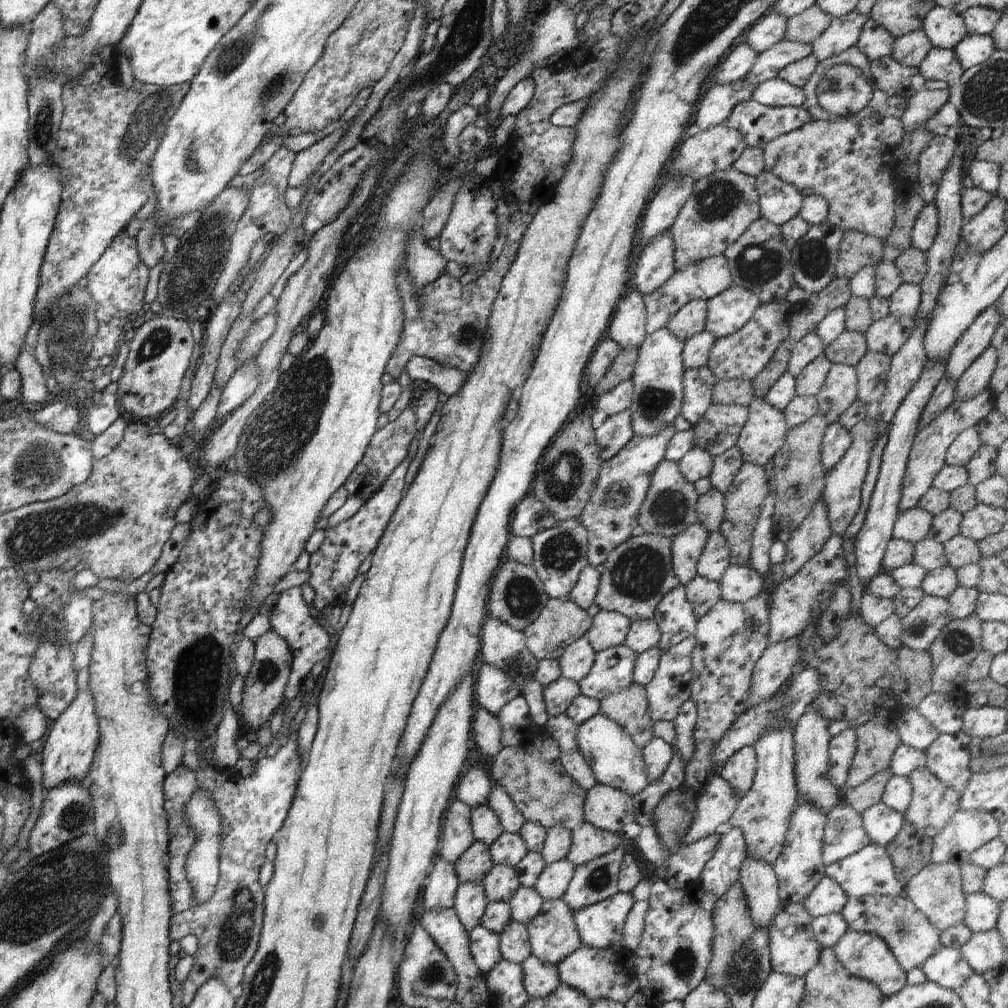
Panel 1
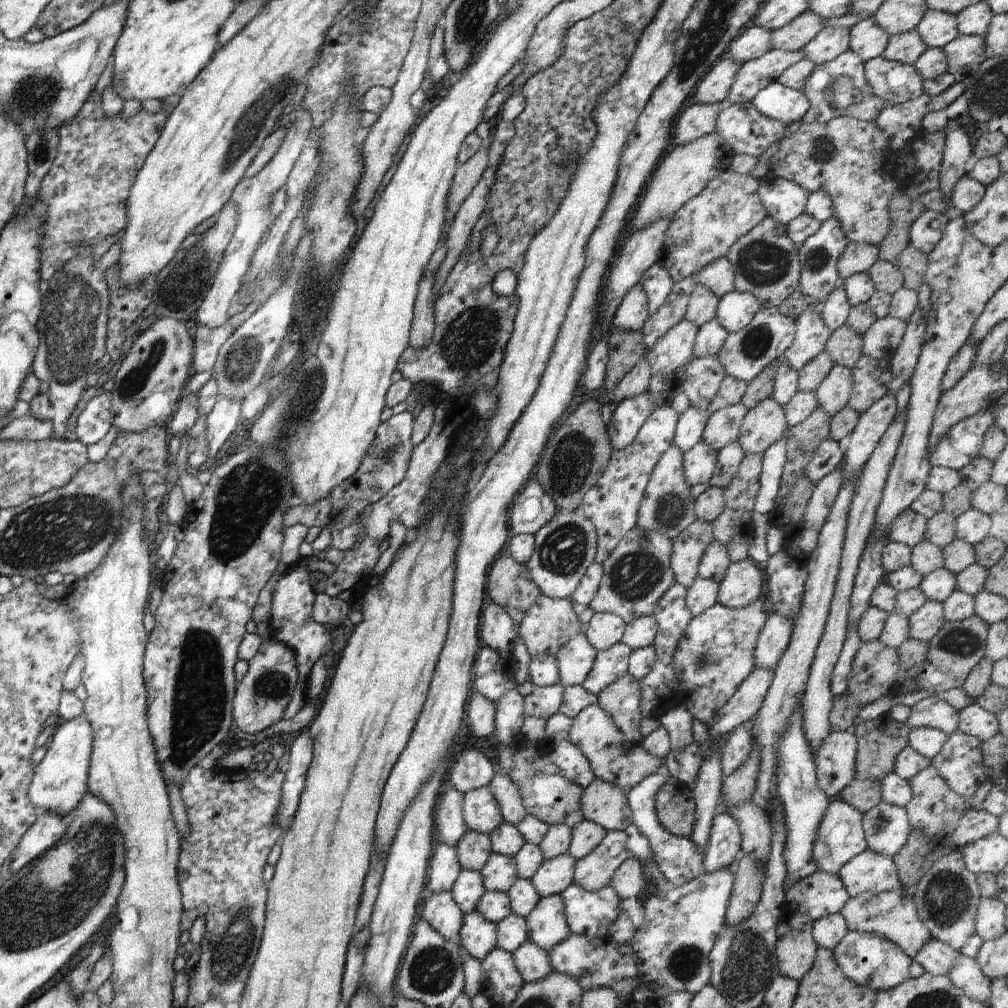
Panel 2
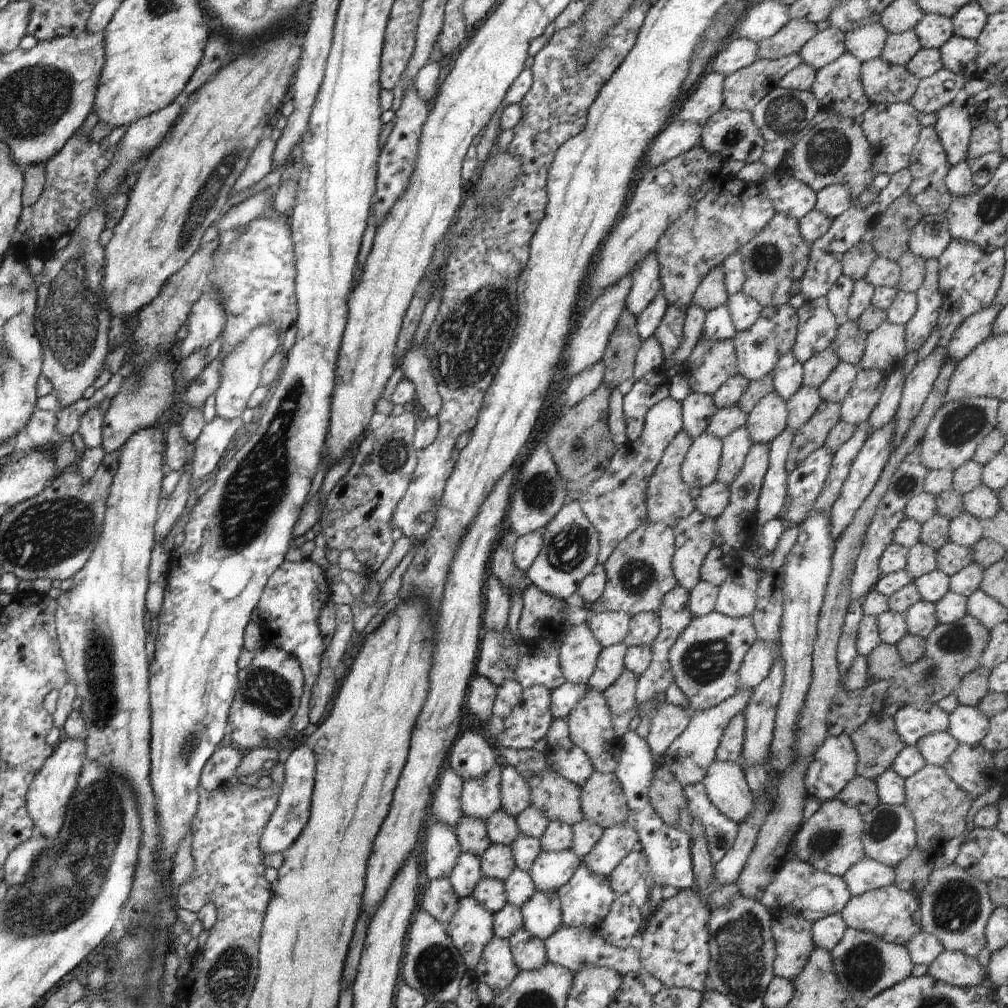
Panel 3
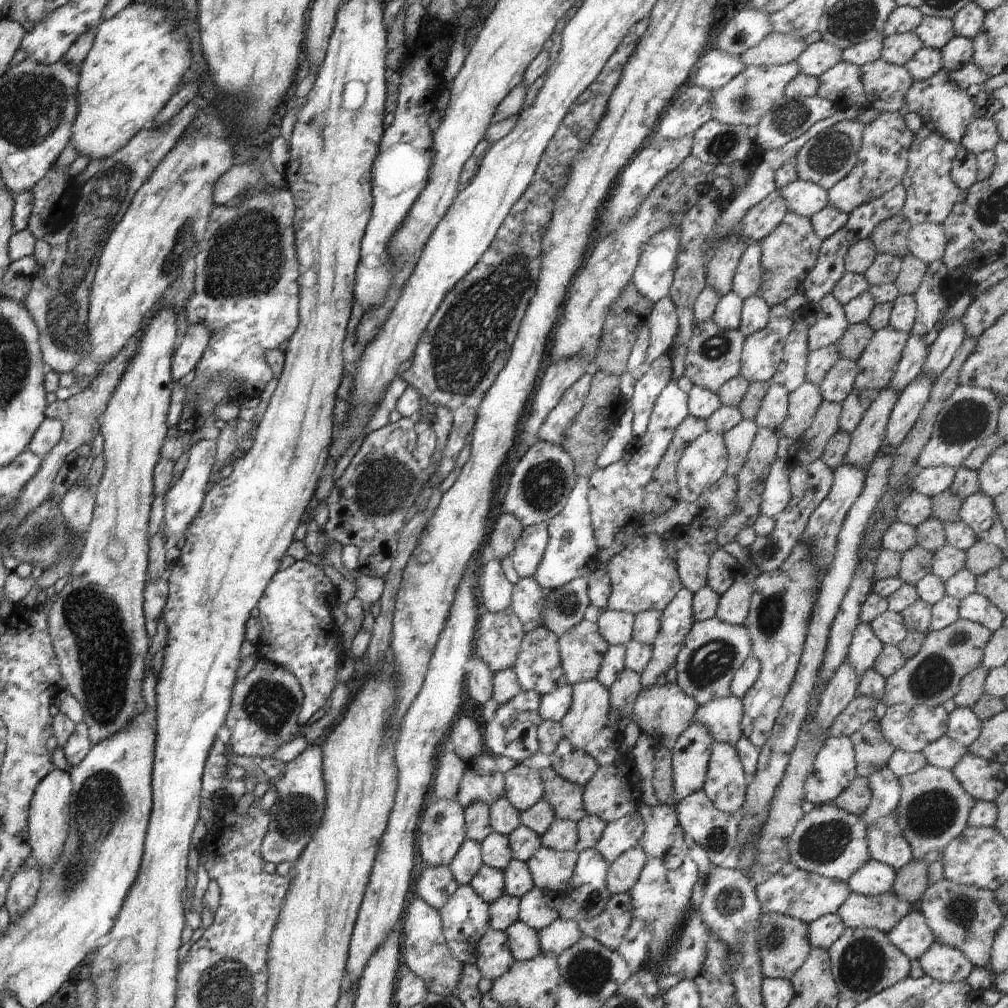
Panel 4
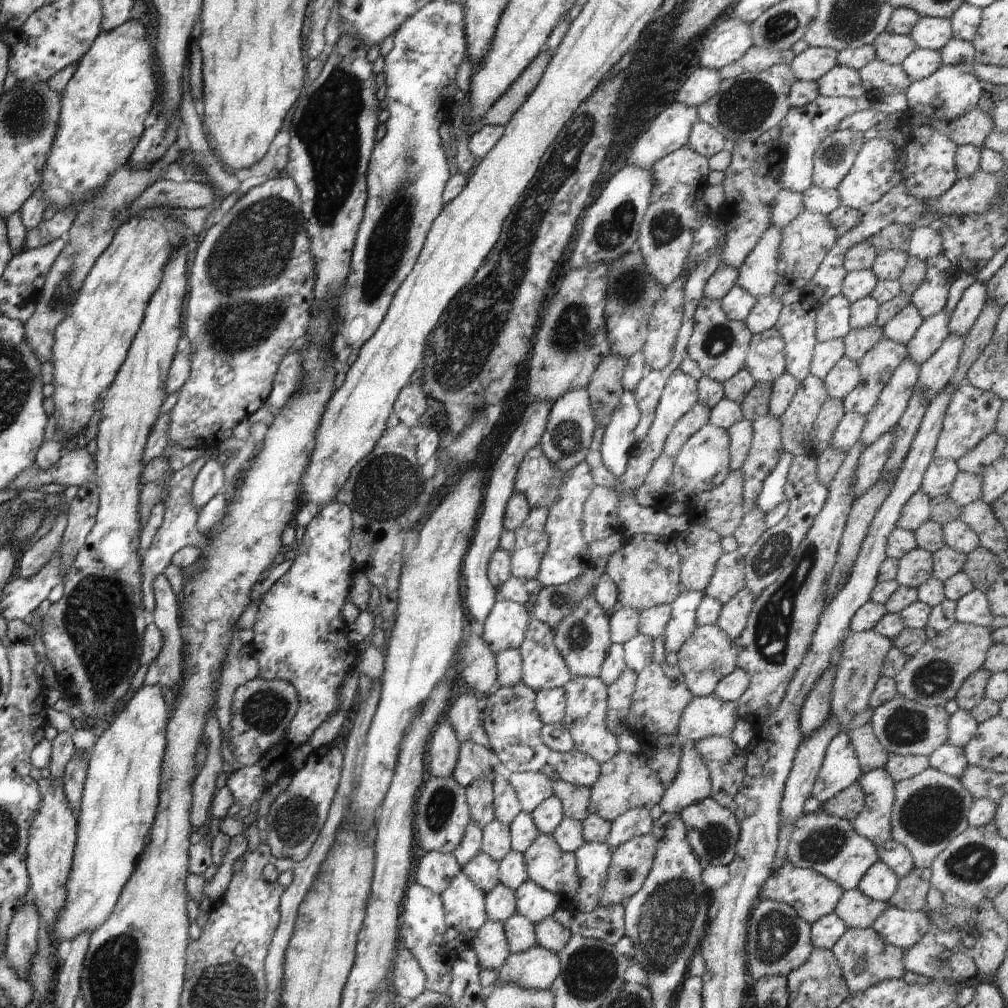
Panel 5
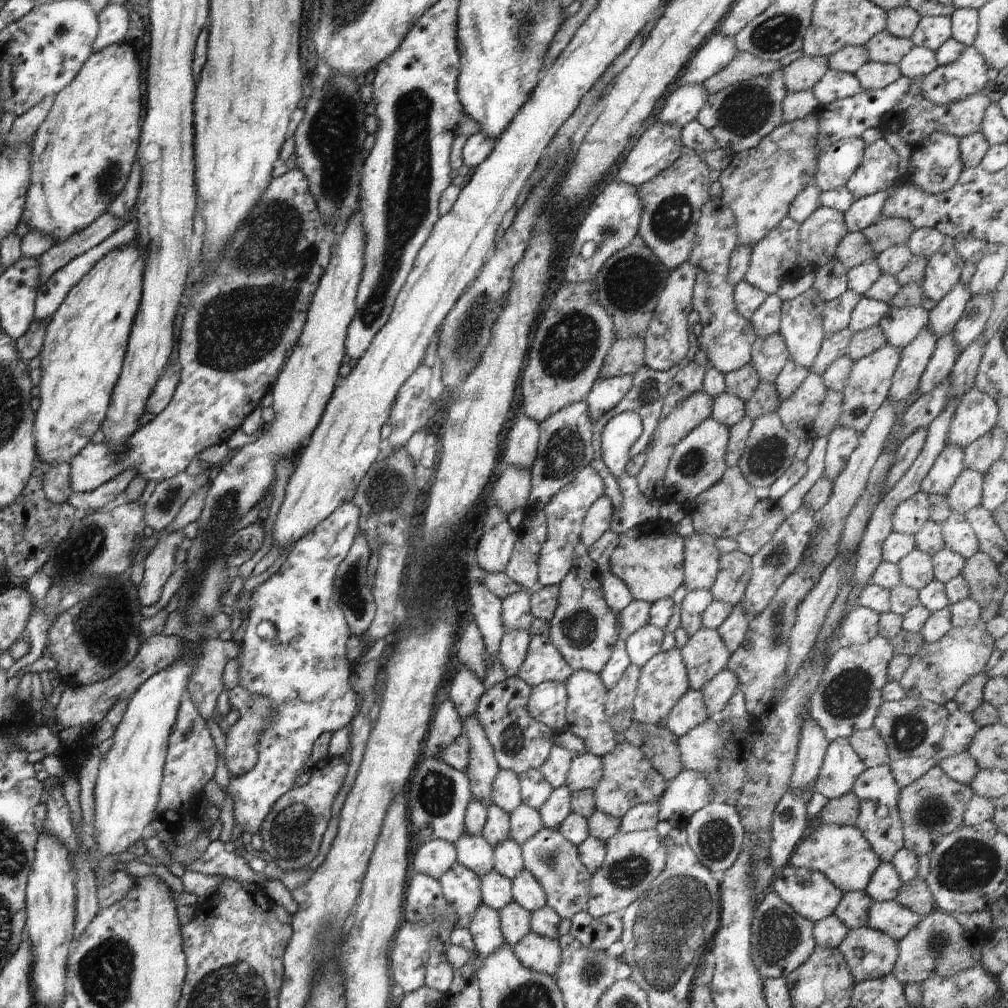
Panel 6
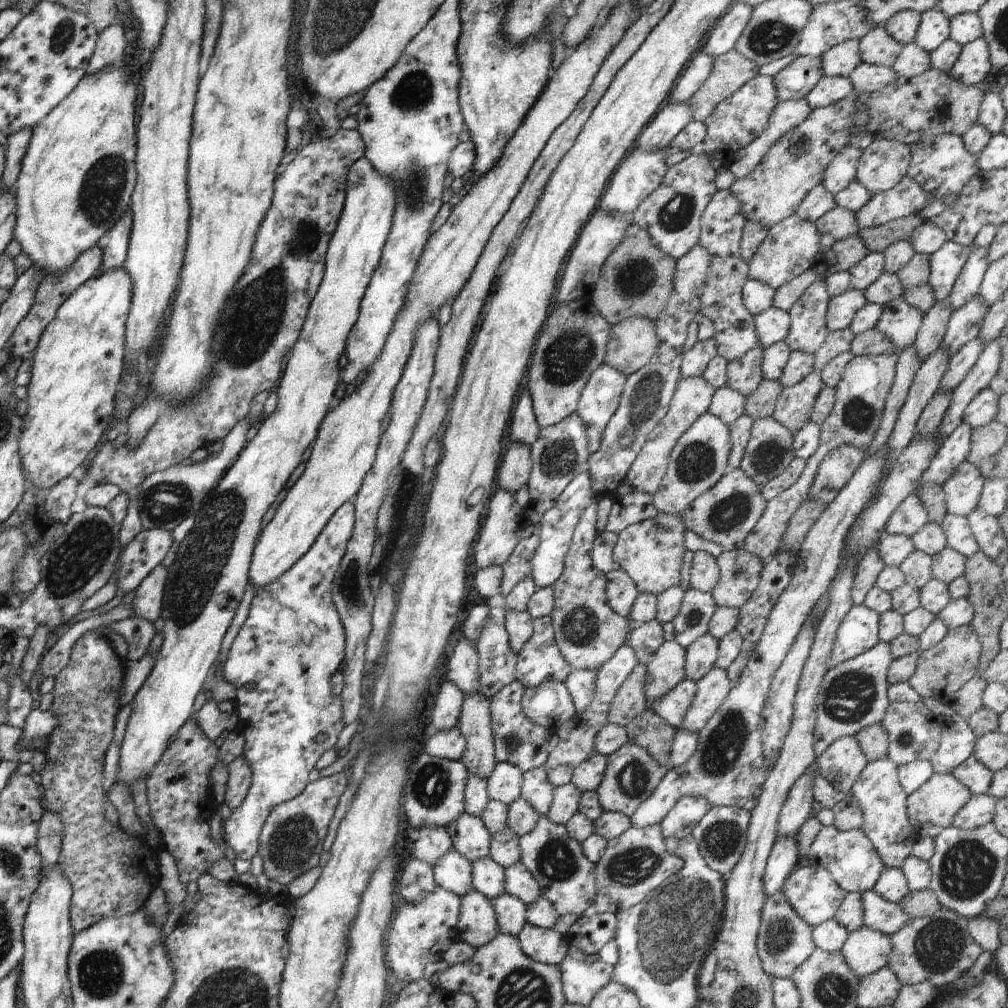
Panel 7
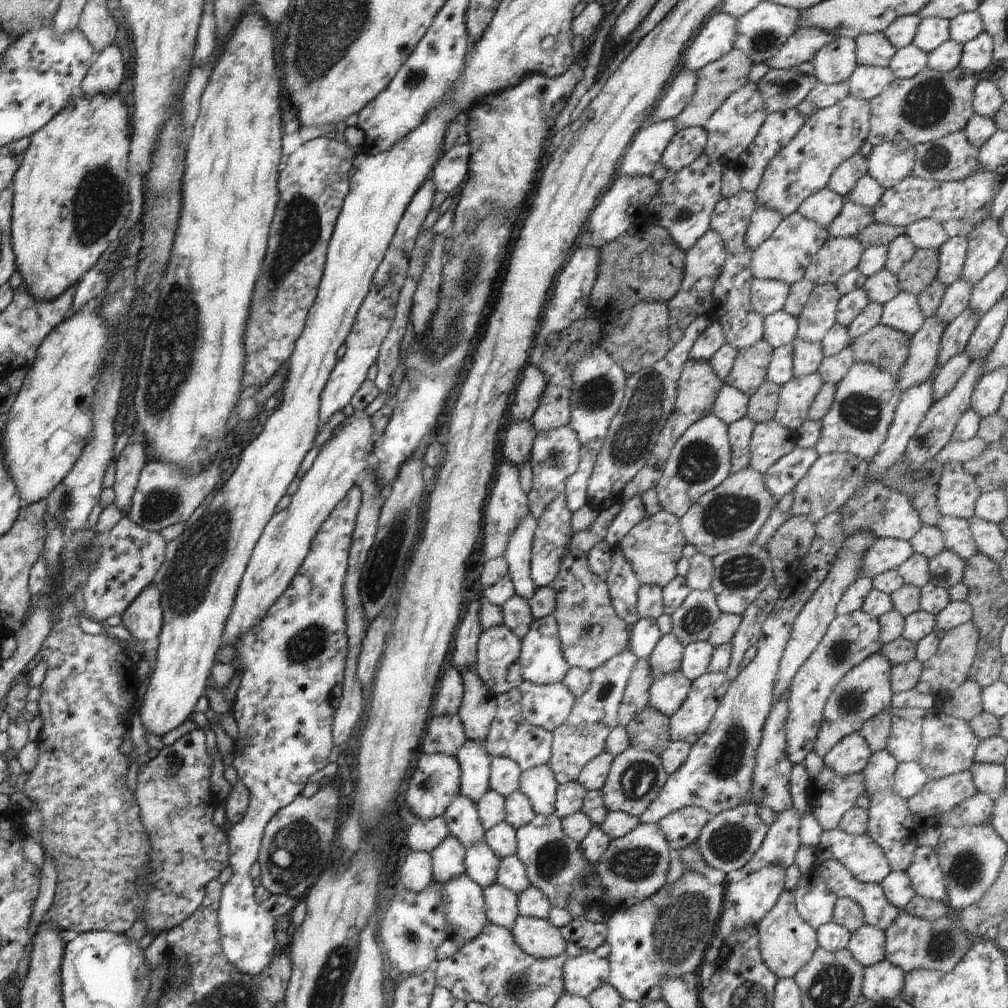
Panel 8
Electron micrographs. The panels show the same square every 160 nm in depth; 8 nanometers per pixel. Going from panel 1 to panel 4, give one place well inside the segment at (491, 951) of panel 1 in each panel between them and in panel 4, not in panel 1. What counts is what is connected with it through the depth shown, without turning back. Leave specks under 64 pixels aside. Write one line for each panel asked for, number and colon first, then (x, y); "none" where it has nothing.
2: (477, 936)
3: (471, 928)
4: (465, 918)

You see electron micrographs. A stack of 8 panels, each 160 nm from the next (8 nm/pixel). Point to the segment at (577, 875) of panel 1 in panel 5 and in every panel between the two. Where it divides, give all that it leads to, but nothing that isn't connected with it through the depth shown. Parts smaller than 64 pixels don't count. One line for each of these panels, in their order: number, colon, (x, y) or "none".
2: (594, 872)
3: (617, 841)
4: (620, 835)
5: (636, 822)

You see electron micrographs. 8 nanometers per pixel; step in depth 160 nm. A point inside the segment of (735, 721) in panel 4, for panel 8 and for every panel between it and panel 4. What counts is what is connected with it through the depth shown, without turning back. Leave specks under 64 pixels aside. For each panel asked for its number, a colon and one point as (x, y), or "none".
5: (704, 717)
6: (689, 711)
7: (671, 707)
8: (667, 693)

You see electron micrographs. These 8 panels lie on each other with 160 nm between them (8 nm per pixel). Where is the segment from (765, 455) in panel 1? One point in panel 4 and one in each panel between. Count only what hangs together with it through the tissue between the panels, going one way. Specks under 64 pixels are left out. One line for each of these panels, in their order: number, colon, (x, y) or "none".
2: (764, 424)
3: (766, 421)
4: (773, 410)

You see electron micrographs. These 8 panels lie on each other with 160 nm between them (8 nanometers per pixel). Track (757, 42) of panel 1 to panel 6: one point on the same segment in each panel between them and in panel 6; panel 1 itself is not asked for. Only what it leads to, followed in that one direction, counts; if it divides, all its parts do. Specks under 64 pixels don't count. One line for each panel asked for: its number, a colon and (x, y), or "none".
2: (754, 42)
3: (738, 53)
4: (713, 70)
5: (703, 83)
6: (682, 107)

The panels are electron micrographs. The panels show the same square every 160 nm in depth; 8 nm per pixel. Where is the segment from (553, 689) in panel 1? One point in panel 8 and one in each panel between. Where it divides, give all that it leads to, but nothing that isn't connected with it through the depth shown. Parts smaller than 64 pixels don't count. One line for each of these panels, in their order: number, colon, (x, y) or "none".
2: (544, 702)
3: (530, 719)
4: (512, 732)
5: (511, 722)
6: (520, 743)
7: (518, 741)
8: (510, 736)

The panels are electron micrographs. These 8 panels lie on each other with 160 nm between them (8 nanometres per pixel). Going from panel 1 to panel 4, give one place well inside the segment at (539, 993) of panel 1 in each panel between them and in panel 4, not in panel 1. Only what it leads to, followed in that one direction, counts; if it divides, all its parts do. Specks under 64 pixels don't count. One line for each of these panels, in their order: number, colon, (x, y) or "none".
2: (532, 963)
3: (528, 951)
4: (524, 944)

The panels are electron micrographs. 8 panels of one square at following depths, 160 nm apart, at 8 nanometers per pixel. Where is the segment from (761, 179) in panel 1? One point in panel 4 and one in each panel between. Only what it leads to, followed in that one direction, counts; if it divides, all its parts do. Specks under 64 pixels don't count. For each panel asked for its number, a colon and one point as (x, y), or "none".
2: (784, 200)
3: (790, 197)
4: (805, 198)

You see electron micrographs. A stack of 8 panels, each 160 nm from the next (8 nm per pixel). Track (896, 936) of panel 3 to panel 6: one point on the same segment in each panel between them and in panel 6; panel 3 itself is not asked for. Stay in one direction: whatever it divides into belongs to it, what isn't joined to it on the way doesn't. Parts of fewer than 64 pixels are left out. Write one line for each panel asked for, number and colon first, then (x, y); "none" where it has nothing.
4: (884, 911)
5: (855, 910)
6: (852, 911)

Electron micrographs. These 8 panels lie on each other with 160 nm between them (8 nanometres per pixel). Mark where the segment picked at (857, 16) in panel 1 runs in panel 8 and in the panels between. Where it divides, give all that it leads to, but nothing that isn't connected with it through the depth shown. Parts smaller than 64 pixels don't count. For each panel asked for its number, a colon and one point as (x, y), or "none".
2: (830, 42)
3: (828, 45)
4: (818, 57)
5: (813, 63)
6: (803, 74)
7: (797, 80)
8: (782, 89)

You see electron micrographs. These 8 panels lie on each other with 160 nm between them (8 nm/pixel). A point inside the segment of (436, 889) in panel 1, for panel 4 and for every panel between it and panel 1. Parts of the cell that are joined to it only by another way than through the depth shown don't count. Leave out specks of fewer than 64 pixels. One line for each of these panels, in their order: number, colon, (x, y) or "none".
2: (443, 870)
3: (441, 849)
4: (441, 829)

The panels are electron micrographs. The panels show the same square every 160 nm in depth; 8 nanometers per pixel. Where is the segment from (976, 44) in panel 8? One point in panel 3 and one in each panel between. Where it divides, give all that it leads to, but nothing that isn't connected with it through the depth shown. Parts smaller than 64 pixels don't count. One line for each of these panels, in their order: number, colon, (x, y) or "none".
3: (953, 126)
4: (944, 108)
5: (951, 91)
6: (951, 83)
7: (973, 64)

